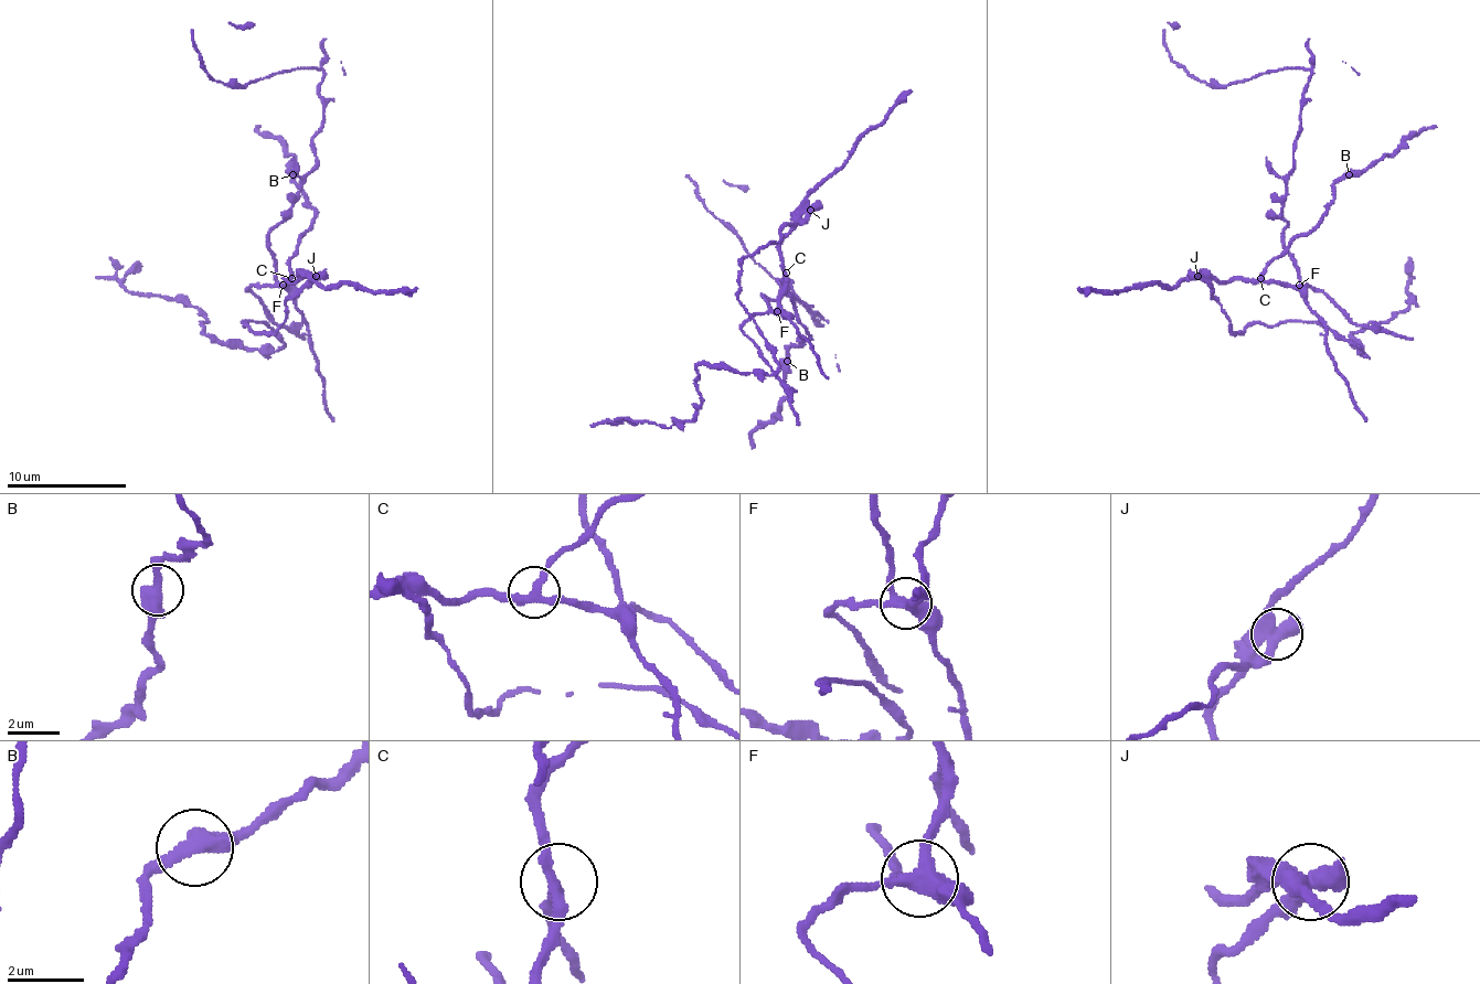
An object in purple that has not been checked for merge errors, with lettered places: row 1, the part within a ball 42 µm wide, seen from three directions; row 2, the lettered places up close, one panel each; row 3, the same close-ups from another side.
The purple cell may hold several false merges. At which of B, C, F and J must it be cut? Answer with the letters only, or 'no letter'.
F, J

